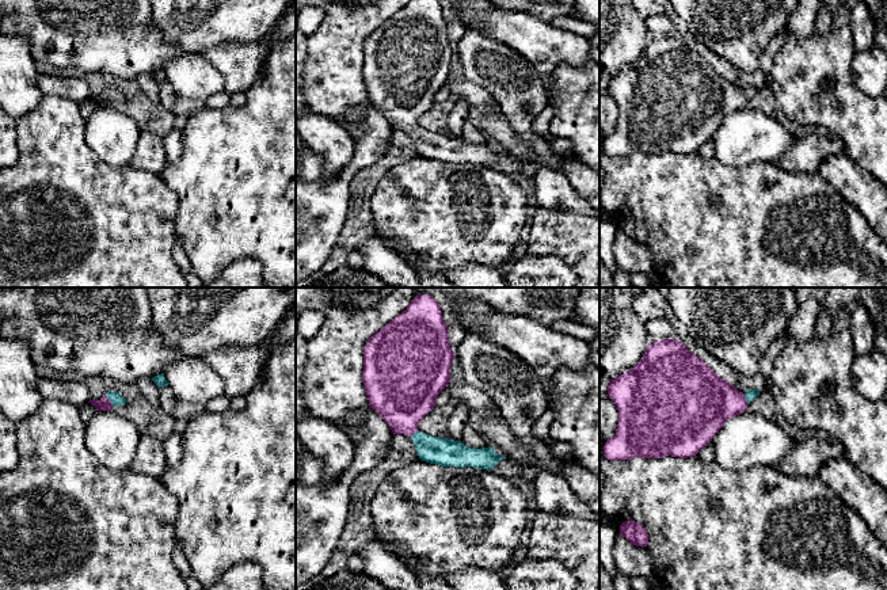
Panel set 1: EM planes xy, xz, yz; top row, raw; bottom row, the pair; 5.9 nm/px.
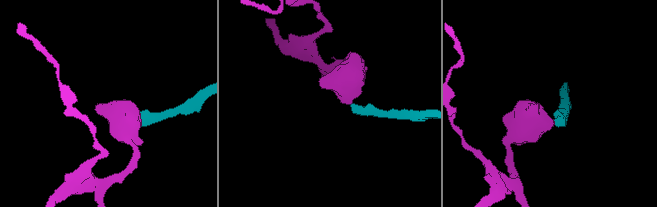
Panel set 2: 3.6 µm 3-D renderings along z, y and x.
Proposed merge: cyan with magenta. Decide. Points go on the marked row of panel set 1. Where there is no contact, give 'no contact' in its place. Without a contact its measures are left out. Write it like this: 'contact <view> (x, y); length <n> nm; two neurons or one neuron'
contact xy (110, 400); length 90 nm; one neuron

